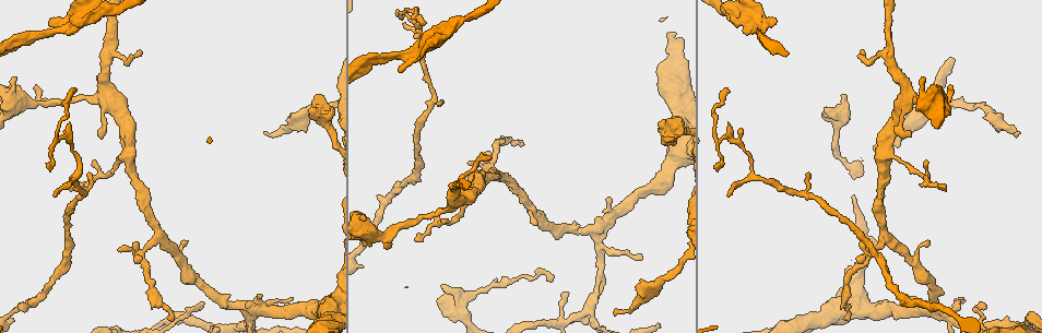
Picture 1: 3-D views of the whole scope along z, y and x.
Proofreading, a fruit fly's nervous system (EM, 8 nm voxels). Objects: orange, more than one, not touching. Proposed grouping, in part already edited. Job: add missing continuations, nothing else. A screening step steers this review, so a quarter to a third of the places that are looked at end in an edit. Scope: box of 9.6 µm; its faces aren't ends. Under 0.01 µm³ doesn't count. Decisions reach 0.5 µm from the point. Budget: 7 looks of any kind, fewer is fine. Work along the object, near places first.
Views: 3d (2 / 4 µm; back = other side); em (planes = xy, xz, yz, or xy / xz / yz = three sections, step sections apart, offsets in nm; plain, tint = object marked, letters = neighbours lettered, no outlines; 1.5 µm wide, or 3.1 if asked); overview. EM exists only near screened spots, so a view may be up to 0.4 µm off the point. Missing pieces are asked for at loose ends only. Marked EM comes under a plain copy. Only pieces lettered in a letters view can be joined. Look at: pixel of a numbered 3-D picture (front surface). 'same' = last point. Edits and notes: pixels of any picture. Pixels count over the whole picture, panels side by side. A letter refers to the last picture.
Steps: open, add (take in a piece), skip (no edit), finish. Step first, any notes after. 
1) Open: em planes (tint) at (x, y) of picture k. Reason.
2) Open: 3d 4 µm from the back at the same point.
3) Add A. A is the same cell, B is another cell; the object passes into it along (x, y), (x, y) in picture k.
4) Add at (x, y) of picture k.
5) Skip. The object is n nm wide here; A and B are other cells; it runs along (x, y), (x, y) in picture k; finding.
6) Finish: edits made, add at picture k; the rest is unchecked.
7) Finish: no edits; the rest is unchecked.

Open: 3d 4 µm at (425, 23) of picture 1.

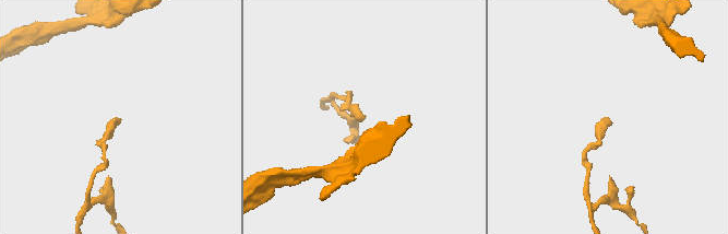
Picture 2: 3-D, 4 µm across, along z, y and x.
Open: em xz step 4 (letters) at (362, 117) of picture 2. Need the tissue.

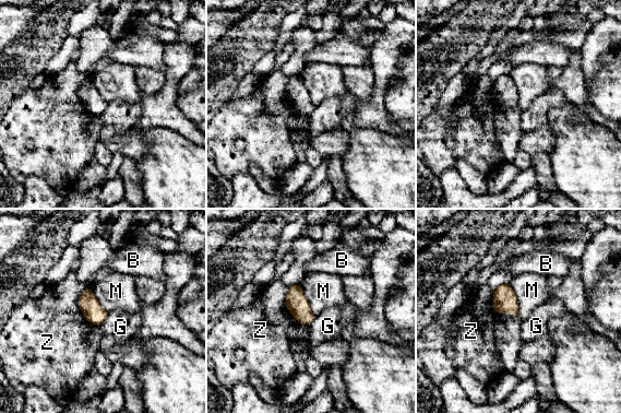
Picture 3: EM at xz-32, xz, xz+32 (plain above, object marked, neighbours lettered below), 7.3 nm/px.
Open: em planes (letters) at the same point.

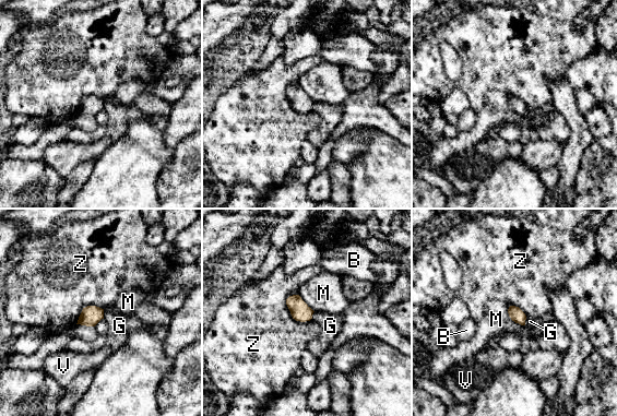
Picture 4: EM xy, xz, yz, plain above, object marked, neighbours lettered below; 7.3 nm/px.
Skip. The longest contact is with Z, 240 nm; B, G, M, V and Z are other cells; a border runs along (103, 310), (104, 318) in picture 4; none of them fits.

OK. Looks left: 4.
Open: 3d 2 µm at (775, 23) of picture 1. Branch stops here.

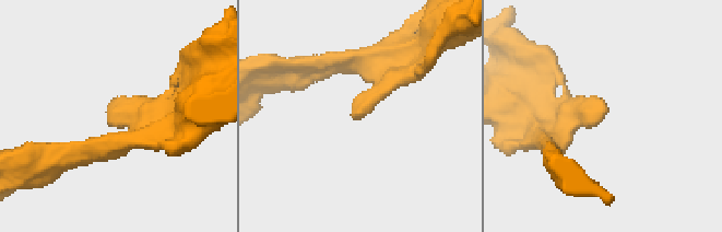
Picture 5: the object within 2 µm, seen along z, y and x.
Open: em planes (letters) at (598, 119) of picture 5. Need the tissue.

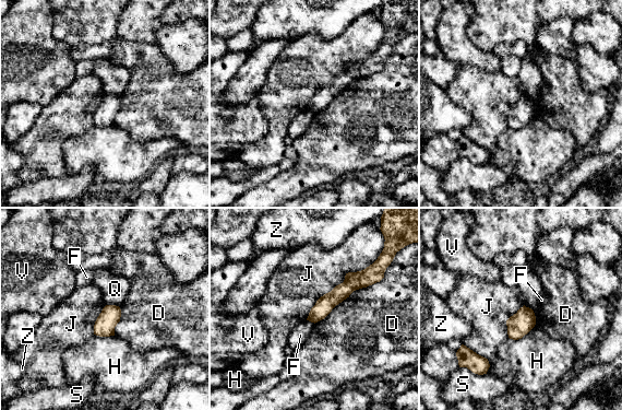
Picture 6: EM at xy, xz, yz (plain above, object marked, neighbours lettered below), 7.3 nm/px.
Skip. D, F, H, J, Q, S, V and Z are other cells; a border runs along (535, 326), (521, 338), (509, 338) in picture 6; none of them fits.

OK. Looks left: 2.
Open: em planes (letters) at (963, 298) of picture 1. Tapers out.

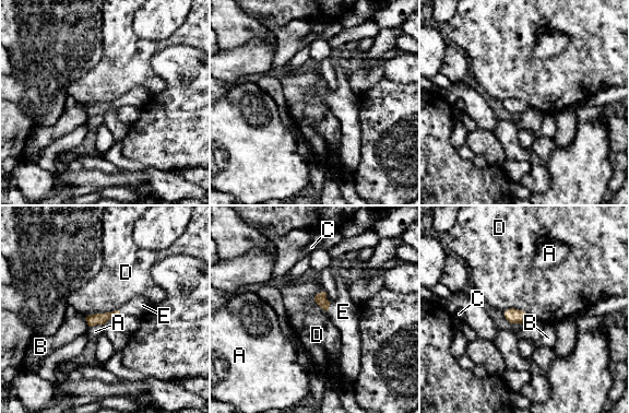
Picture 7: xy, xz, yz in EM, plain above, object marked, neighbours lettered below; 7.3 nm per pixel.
Add E. E is the same cell, A, B, C and D are other cells; the object passes into it along (320, 298), (329, 306), (343, 311) in picture 7; the neuron continues.

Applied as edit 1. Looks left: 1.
Finish: edits made, add at picture 7; the rest is unchecked.

